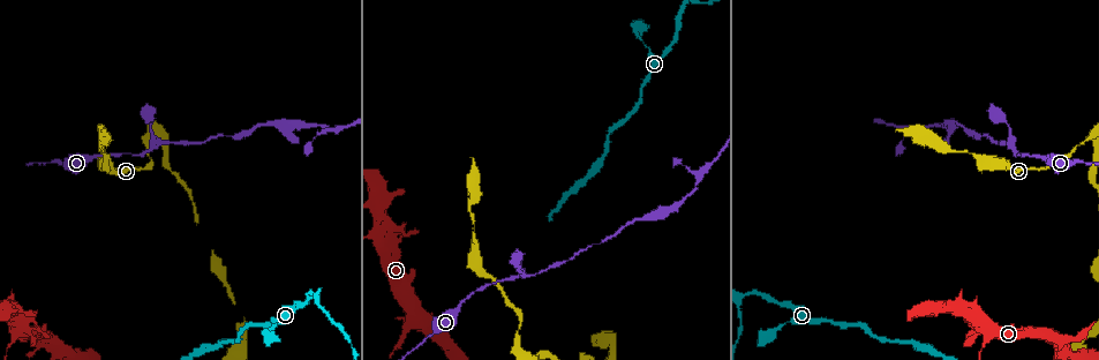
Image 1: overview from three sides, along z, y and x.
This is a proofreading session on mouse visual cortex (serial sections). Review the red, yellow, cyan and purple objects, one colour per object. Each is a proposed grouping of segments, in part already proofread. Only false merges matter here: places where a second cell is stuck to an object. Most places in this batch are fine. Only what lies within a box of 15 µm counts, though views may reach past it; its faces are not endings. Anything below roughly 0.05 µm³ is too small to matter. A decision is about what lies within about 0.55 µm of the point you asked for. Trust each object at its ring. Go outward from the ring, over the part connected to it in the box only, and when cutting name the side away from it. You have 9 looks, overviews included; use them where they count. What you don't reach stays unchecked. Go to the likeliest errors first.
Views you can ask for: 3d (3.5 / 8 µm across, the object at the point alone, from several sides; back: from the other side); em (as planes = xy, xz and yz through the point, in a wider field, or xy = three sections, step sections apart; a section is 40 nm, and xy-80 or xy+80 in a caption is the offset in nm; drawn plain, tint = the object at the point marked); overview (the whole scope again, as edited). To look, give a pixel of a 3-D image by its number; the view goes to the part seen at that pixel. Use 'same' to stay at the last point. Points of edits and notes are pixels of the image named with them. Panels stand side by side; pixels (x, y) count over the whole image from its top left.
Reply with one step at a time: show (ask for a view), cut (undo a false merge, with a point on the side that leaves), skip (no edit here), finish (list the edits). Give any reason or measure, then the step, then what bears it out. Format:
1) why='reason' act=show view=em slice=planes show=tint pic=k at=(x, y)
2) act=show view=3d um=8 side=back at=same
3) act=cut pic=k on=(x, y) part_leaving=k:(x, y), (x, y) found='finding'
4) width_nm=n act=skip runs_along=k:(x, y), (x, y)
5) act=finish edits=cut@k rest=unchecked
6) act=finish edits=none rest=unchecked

why='arms part here' act=show view=3d um=3.5 pic=1 at=(106, 161)

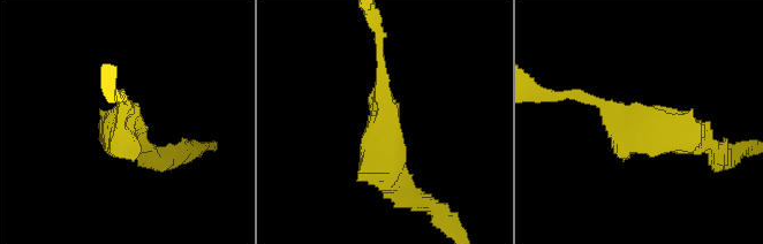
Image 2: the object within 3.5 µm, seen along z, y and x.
act=show view=em slice=xy step=1 show=tint pic=2 at=(655, 129)

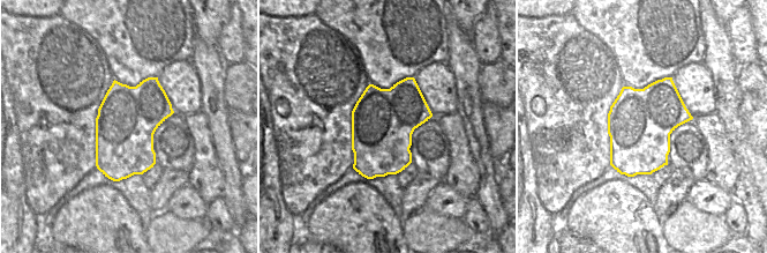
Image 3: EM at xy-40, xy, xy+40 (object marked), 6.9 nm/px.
act=skip runs_along=2:(715, 152), (591, 99) found='continuous, no second cell'

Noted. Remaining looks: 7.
why='calibre changes' act=show view=3d um=3.5 pic=1 at=(31, 318)

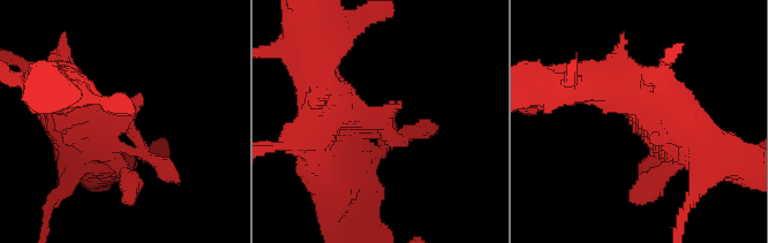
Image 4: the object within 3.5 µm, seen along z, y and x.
act=show view=em slice=planes show=tint pic=4 at=(374, 121)

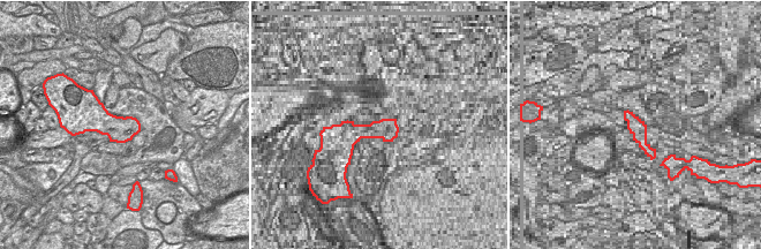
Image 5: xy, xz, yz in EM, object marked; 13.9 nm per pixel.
act=skip runs_along=4:(61, 107), (128, 124), (164, 167) found='all the same cell'

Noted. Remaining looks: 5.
why='calibre changes' act=show view=3d um=3.5 pic=1 at=(423, 338)

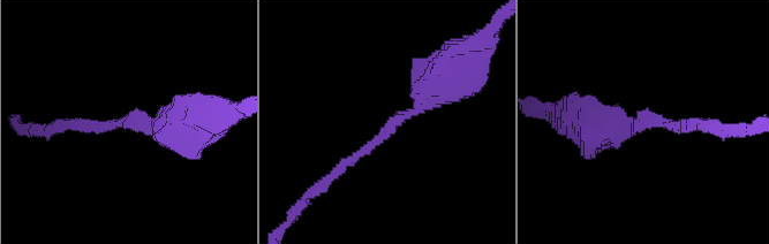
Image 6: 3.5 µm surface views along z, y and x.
arm_widths_nm=150,500 act=show view=em slice=planes show=tint pic=6 at=(134, 118)

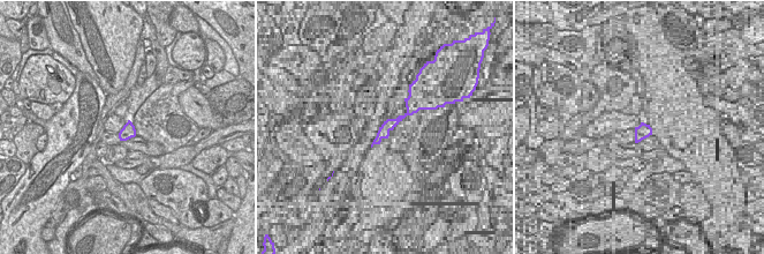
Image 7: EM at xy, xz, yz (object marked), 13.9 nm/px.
act=skip runs_along=6:(452, 74), (334, 174) found='continuous, no second cell'

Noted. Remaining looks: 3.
why='branch point' act=show view=3d um=3.5 pic=1 at=(290, 126)

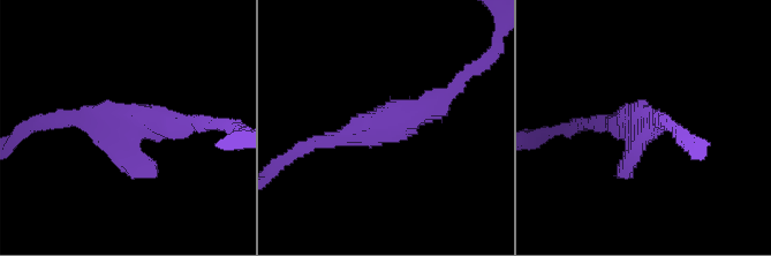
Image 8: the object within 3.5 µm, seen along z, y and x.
act=show view=em slice=xy step=1 show=tint pic=8 at=(383, 128)

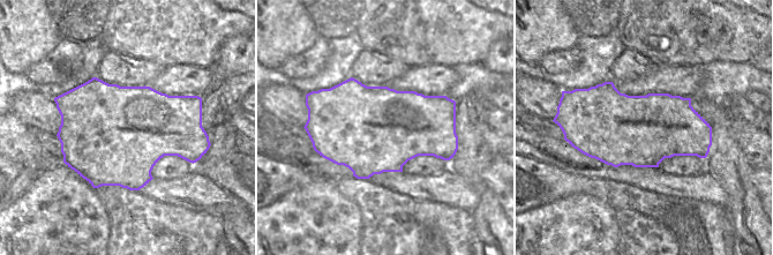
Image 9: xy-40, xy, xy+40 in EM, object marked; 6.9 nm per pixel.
act=skip runs_along=8:(308, 144), (390, 127), (450, 91) found='one cell here'

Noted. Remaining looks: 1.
act=finish edits=none rest=unchecked

